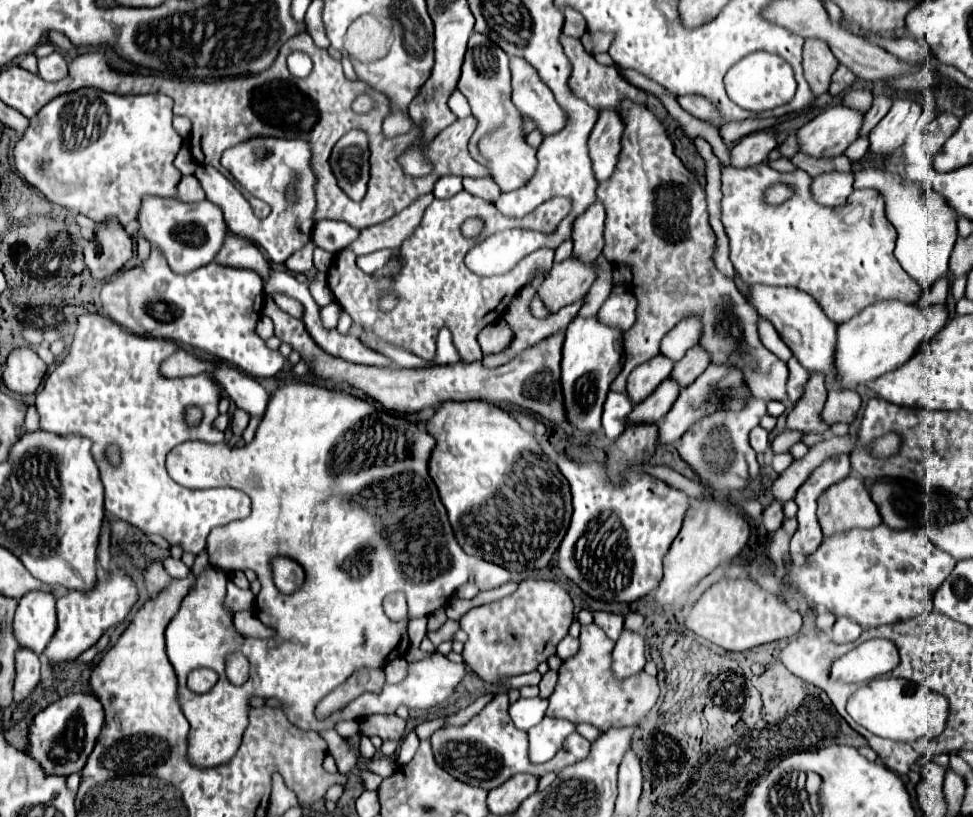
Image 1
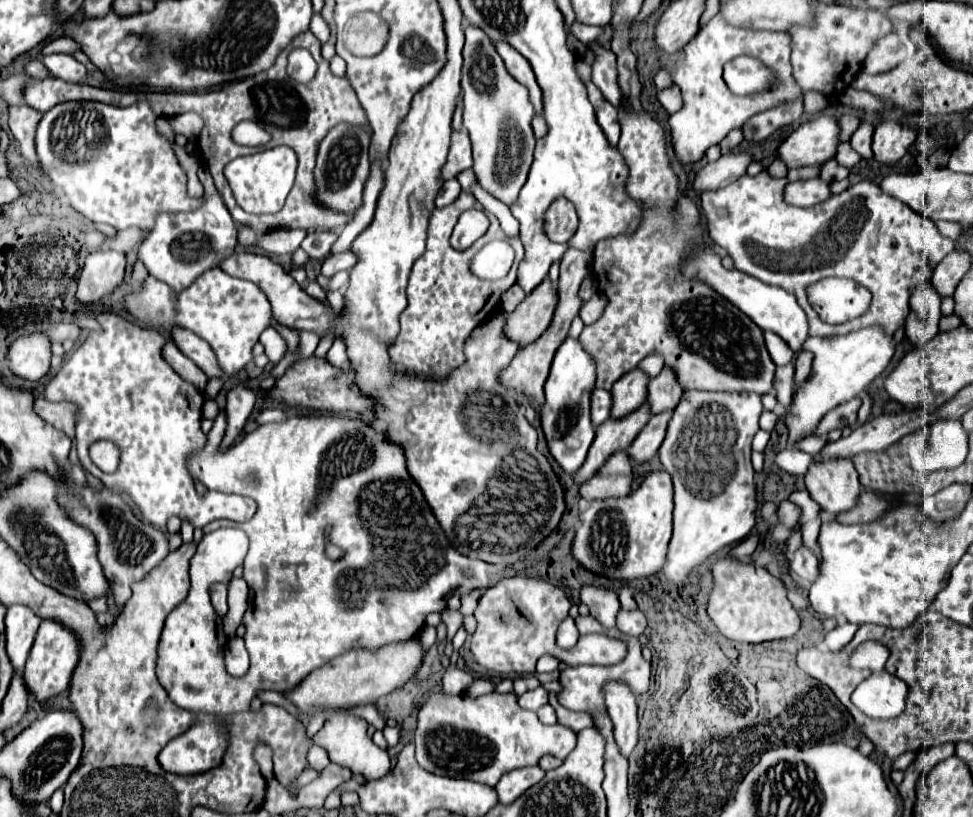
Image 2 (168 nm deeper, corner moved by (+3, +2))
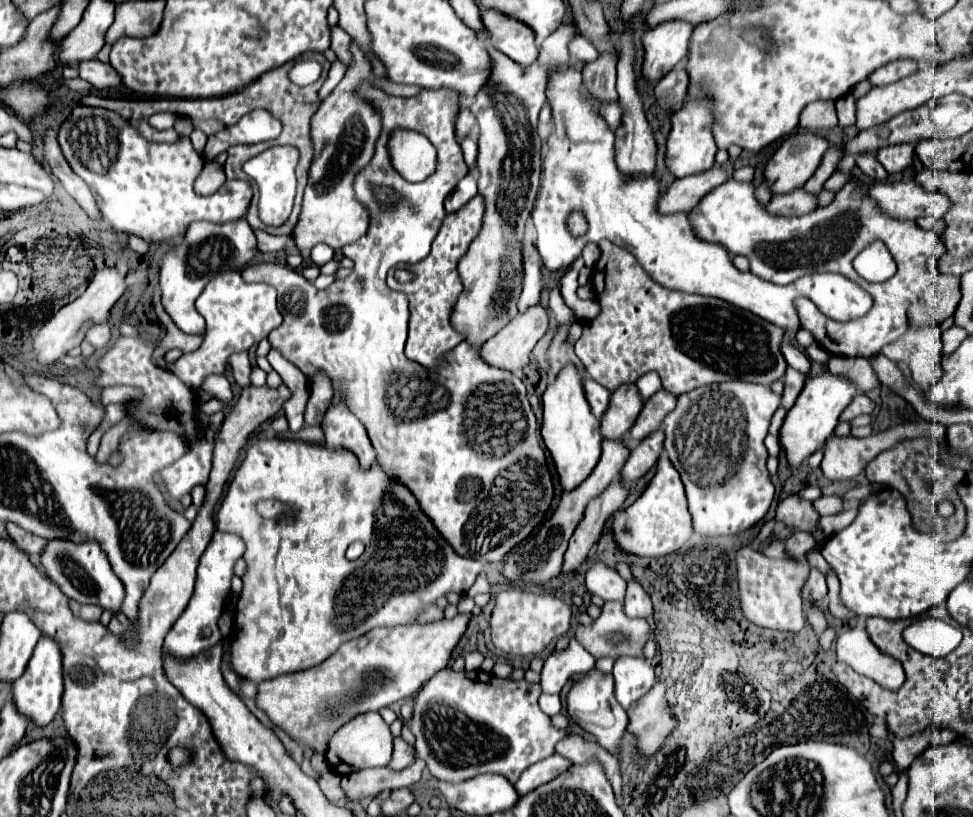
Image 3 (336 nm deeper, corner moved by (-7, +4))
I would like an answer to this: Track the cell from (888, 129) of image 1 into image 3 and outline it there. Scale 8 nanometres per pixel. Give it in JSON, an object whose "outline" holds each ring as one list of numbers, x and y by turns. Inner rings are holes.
{"outline":[[902,143,902,145,888,145,879,149,877,160,884,165,888,173,900,173,904,171,912,159,914,159,914,145]]}

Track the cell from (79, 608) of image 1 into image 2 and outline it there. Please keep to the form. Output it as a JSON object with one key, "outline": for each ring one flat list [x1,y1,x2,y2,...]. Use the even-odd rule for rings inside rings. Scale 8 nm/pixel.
{"outline":[[42,619,36,641,32,645,30,657,24,667,26,687,38,701,46,701,68,689,74,667,80,659,80,647,82,647,82,641,78,639,76,631,70,631,70,627,66,627,64,623,58,623,56,619]]}

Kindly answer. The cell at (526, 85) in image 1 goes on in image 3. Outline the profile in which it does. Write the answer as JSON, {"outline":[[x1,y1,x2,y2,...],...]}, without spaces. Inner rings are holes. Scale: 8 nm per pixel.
{"outline":[[480,9,480,17,490,33,494,49,502,51,520,65,536,61,538,49,534,45,534,33,528,25,520,25,520,21,512,21,510,17,504,17,504,13,496,13,496,9]]}

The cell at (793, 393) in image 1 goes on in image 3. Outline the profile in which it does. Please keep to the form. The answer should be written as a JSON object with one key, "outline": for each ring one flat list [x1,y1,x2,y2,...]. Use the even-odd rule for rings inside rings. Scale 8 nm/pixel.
{"outline":[[792,367,786,369,786,375,784,375,784,393,782,393,782,407,784,409,790,409,796,403,800,391,804,389,804,381,806,381,806,375,802,375,800,371,796,371]]}

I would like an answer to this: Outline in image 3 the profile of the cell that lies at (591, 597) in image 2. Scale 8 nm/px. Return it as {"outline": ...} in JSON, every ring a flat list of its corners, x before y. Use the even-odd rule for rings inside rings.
{"outline":[[594,563,586,571,586,587,592,595,600,595,604,601,624,601,626,581,606,563]]}

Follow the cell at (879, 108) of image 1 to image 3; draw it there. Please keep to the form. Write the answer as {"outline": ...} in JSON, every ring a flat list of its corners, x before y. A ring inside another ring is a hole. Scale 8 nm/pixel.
{"outline":[[864,153,864,155,858,155,856,157,856,165,862,169,864,175,872,177,874,181,884,181,888,177,886,169,876,161,876,157,872,153]]}

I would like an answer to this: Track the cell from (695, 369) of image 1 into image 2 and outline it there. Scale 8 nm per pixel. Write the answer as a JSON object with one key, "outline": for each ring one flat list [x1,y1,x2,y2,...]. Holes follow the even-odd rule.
{"outline":[[664,367,654,379,648,383,648,403,652,413,662,413,666,409,674,409,682,397,684,389,678,385,678,379,670,367]]}

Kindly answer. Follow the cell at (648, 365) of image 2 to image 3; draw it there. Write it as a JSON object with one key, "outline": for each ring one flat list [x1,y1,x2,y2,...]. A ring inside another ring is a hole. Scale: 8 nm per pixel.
{"outline":[[646,373,644,377,640,377,640,381,636,381,636,387,638,387,642,401,648,401,654,393,658,393,662,389,660,377,656,373]]}

